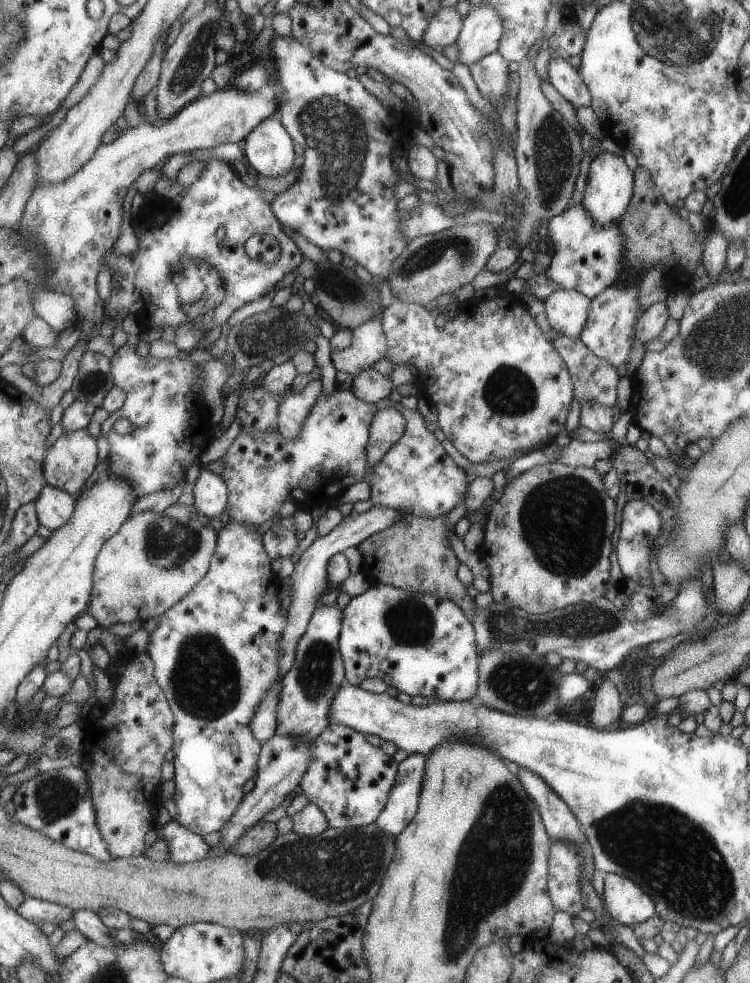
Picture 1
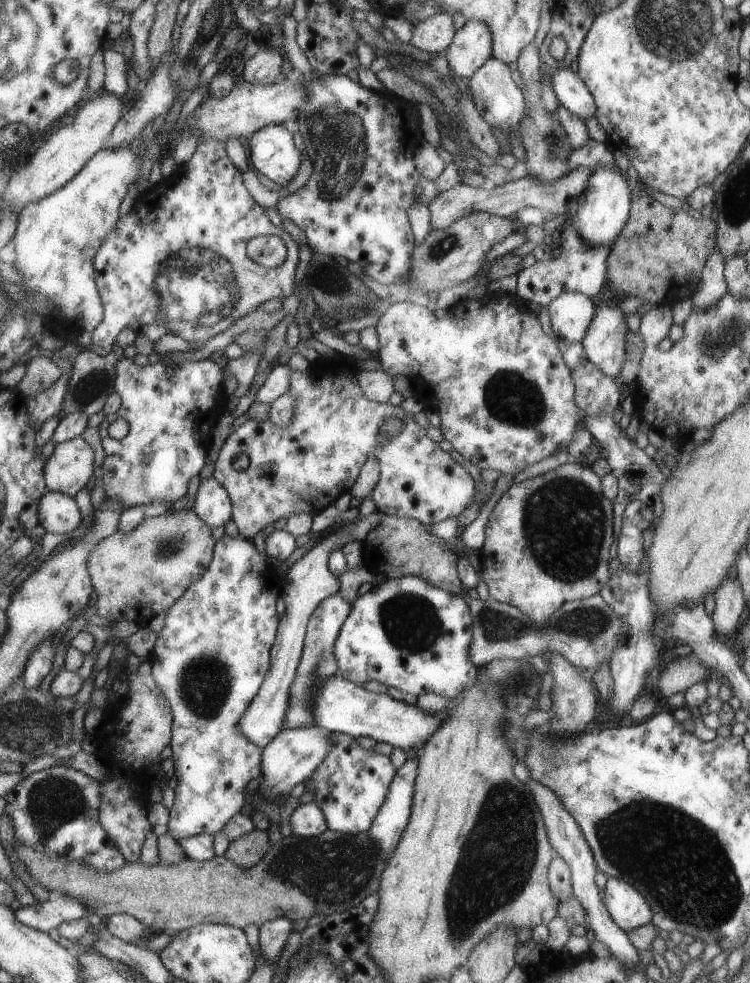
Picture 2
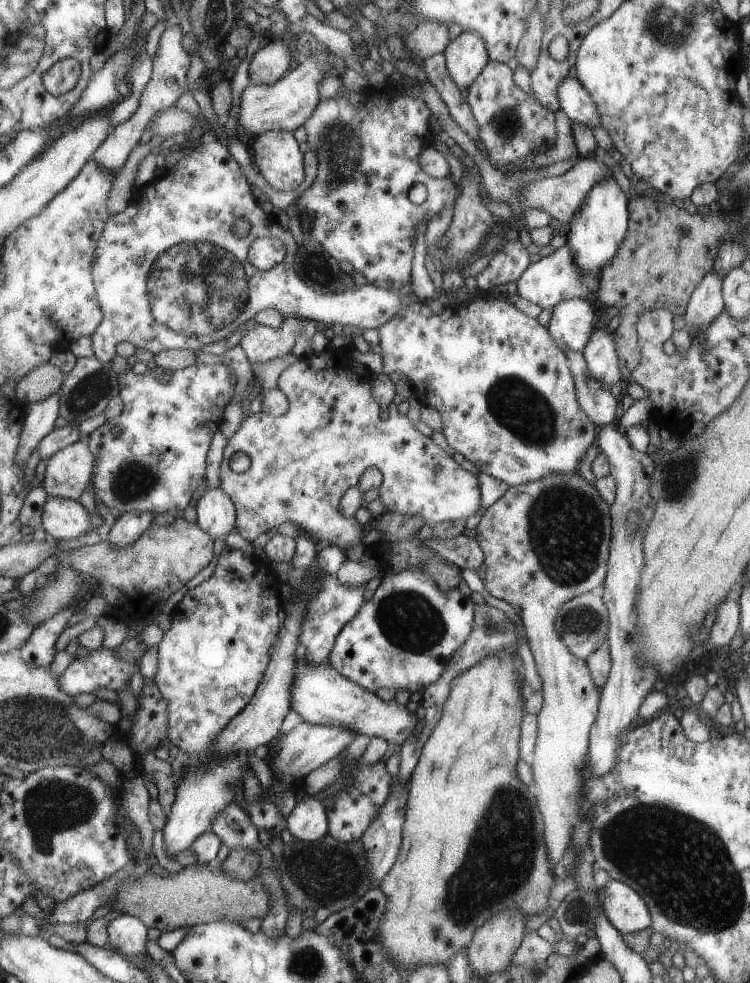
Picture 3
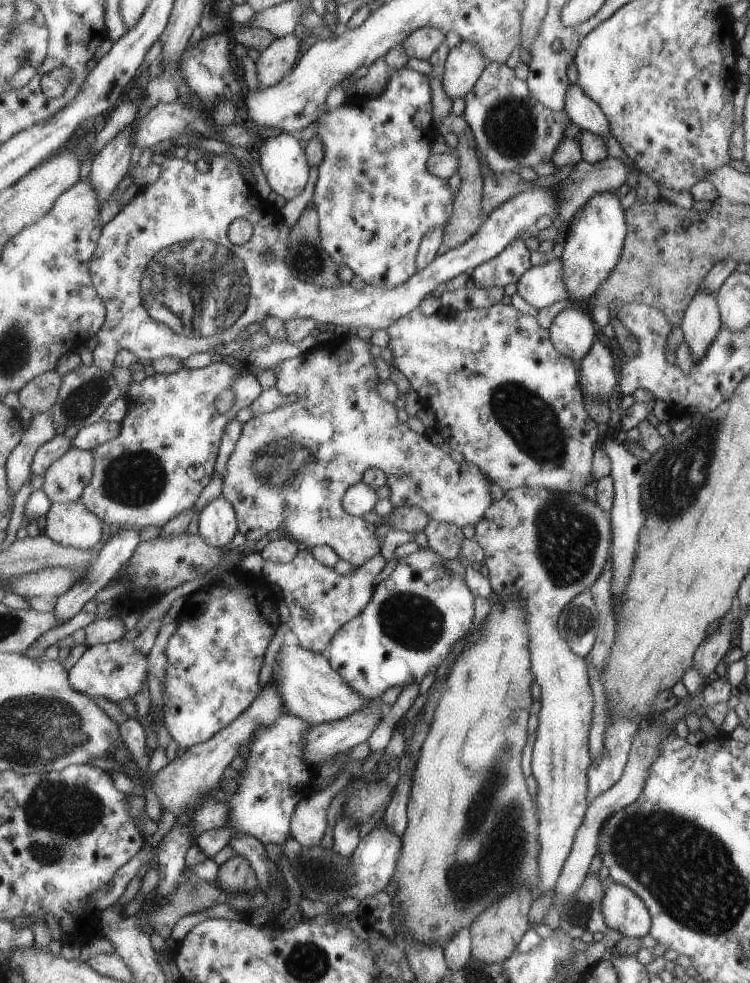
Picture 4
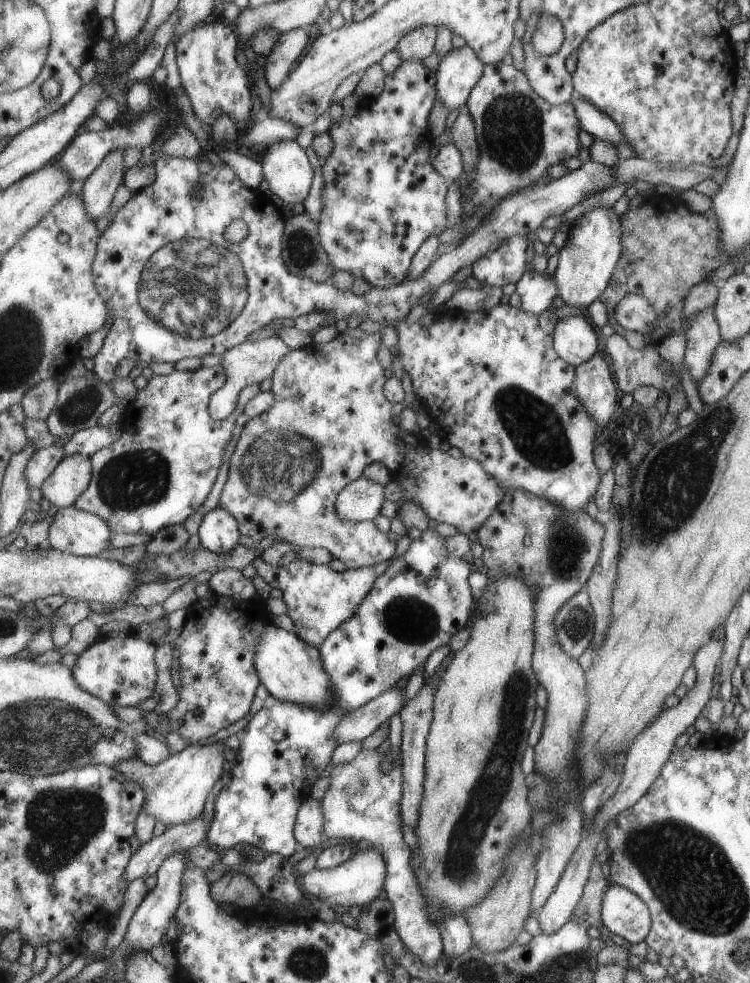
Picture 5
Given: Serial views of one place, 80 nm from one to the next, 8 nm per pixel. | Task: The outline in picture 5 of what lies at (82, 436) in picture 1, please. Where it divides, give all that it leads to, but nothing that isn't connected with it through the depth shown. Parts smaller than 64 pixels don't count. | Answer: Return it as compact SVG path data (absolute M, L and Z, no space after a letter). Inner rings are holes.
M74 454L64 457L53 474L41 486L43 496L61 507L75 505L91 484L94 468L90 456Z

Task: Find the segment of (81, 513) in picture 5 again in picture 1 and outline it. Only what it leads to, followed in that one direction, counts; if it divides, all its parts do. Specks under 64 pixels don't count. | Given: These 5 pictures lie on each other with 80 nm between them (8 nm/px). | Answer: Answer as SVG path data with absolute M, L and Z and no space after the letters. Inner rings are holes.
M47 484L35 503L40 524L54 531L71 520L76 507L76 496Z

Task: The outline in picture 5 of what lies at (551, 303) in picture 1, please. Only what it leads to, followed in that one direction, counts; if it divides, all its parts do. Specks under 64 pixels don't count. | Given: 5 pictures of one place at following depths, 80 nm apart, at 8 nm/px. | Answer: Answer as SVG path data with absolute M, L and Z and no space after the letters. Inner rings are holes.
M582 315L559 320L553 335L558 353L576 368L593 358L599 350L597 330Z

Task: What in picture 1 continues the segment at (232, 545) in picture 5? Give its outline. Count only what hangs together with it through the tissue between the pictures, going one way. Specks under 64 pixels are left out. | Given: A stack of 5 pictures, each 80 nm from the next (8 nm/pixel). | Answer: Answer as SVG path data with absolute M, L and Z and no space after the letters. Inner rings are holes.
M201 466L192 491L195 506L210 519L219 518L223 511L228 512L230 490L221 475Z

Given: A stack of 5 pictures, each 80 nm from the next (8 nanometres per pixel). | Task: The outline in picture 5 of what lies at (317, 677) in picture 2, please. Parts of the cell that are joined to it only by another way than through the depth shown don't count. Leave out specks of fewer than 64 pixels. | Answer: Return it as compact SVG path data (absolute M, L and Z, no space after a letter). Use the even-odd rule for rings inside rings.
M261 556L254 560L254 566L272 588L283 592L295 634L307 644L320 649L334 630L355 616L364 598L372 591L375 581L387 570L389 562L337 572L330 565L313 564L301 557L289 566L273 566Z

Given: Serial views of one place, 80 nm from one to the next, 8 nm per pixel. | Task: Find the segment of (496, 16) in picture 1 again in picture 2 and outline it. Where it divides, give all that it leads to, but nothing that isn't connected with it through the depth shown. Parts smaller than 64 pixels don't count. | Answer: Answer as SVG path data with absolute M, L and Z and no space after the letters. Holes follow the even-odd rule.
M479 19L466 21L457 31L446 55L455 76L466 82L494 56L491 27Z

